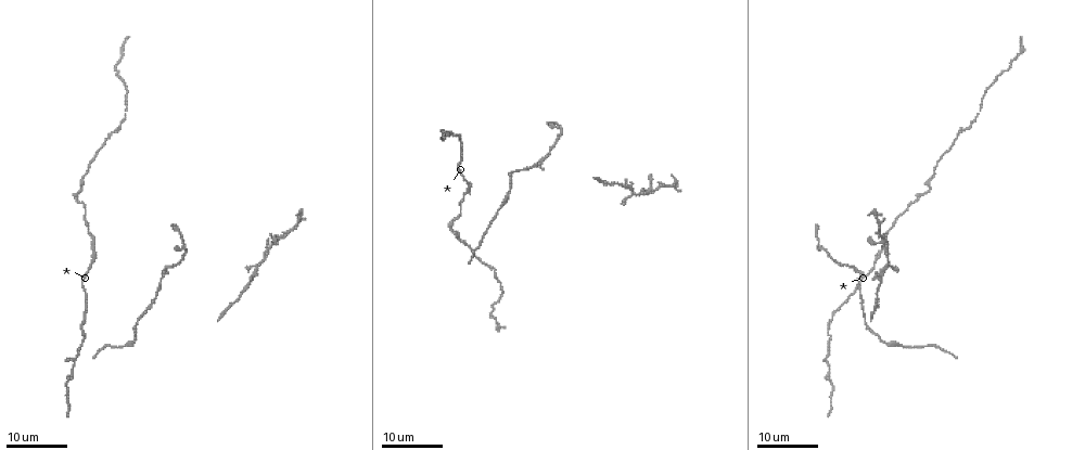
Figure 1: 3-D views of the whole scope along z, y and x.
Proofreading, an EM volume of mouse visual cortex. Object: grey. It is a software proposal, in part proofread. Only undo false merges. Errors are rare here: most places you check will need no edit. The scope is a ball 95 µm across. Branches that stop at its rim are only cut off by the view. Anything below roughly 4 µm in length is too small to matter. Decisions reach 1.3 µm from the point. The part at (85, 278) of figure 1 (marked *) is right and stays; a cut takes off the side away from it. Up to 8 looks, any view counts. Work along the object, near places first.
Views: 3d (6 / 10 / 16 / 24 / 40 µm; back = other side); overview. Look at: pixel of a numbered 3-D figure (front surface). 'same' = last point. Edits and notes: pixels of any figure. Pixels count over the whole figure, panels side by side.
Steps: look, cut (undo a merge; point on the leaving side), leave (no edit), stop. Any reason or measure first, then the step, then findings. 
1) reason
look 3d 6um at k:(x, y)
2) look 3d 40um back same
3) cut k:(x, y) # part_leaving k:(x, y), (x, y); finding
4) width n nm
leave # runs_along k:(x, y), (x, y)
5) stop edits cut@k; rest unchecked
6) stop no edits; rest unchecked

calibre changes
look 3d 16um at 1:(859, 272)

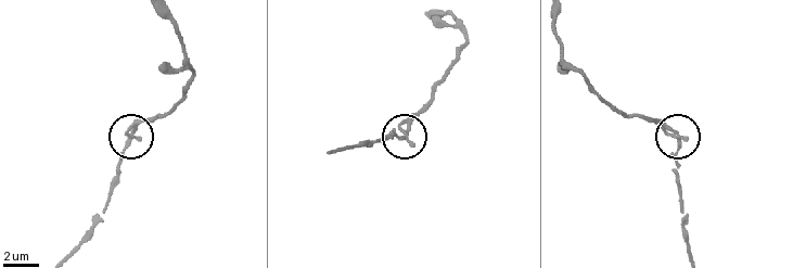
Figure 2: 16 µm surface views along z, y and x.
look 3d 10um at 2:(403, 139)

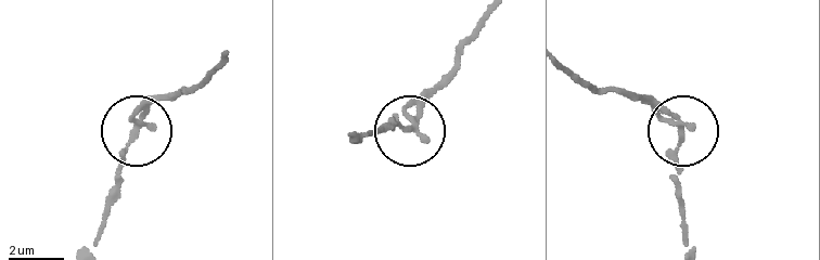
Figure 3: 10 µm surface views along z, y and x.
leave # one cell here

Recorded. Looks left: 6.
look 3d 16um at 1:(136, 319)

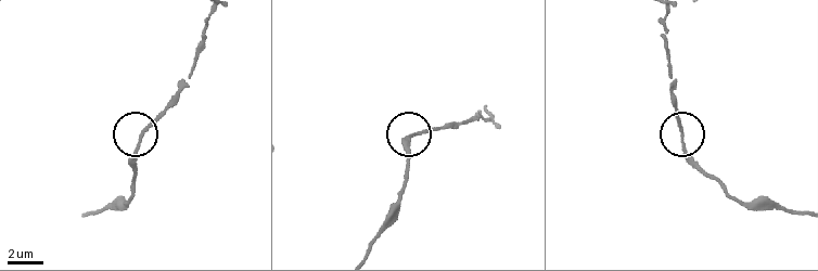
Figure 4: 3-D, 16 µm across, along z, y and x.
closer look
look 3d 10um at 4:(143, 134)

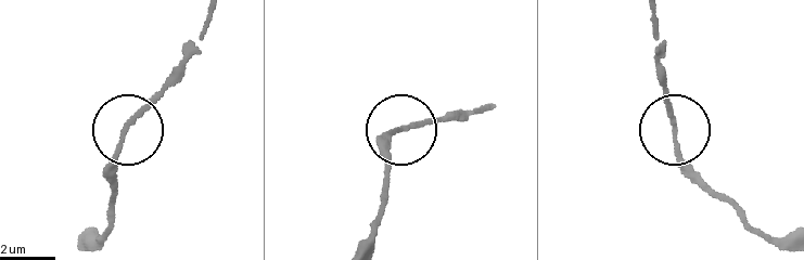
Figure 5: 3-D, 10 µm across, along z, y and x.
width 160 nm
leave # one cell here

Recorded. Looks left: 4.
sudden change in width
look 3d 24um at 1:(880, 287)

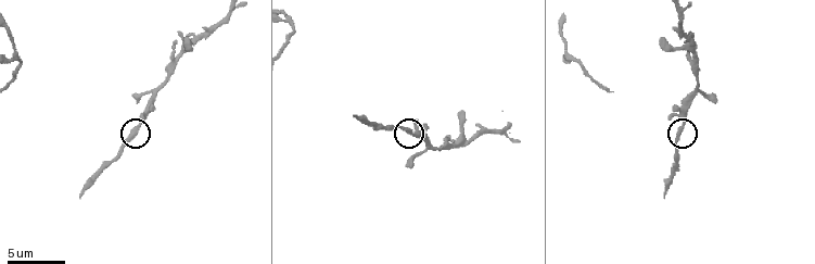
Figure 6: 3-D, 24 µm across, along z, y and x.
zoom in
look 3d 10um at 6:(135, 128)

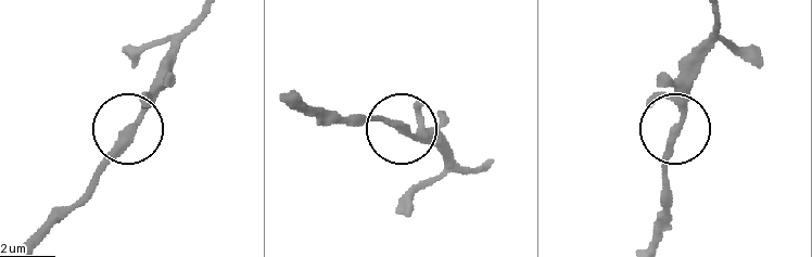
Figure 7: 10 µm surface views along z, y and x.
leave # one cell here

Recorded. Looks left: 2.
sudden change in width
look 3d 24um at 1:(508, 195)

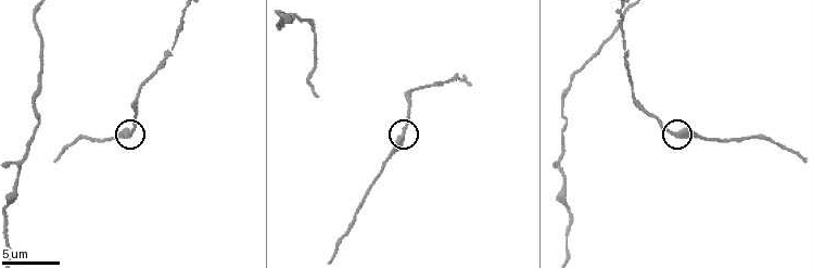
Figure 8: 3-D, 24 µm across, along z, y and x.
look 3d 6um at 8:(670, 132)

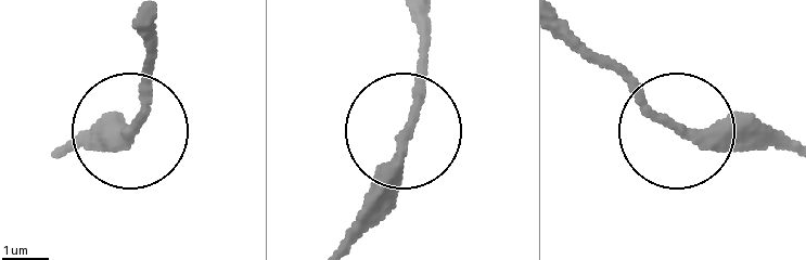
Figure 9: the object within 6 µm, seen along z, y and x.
leave # all the same cell

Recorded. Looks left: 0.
stop no edits; rest unchecked

